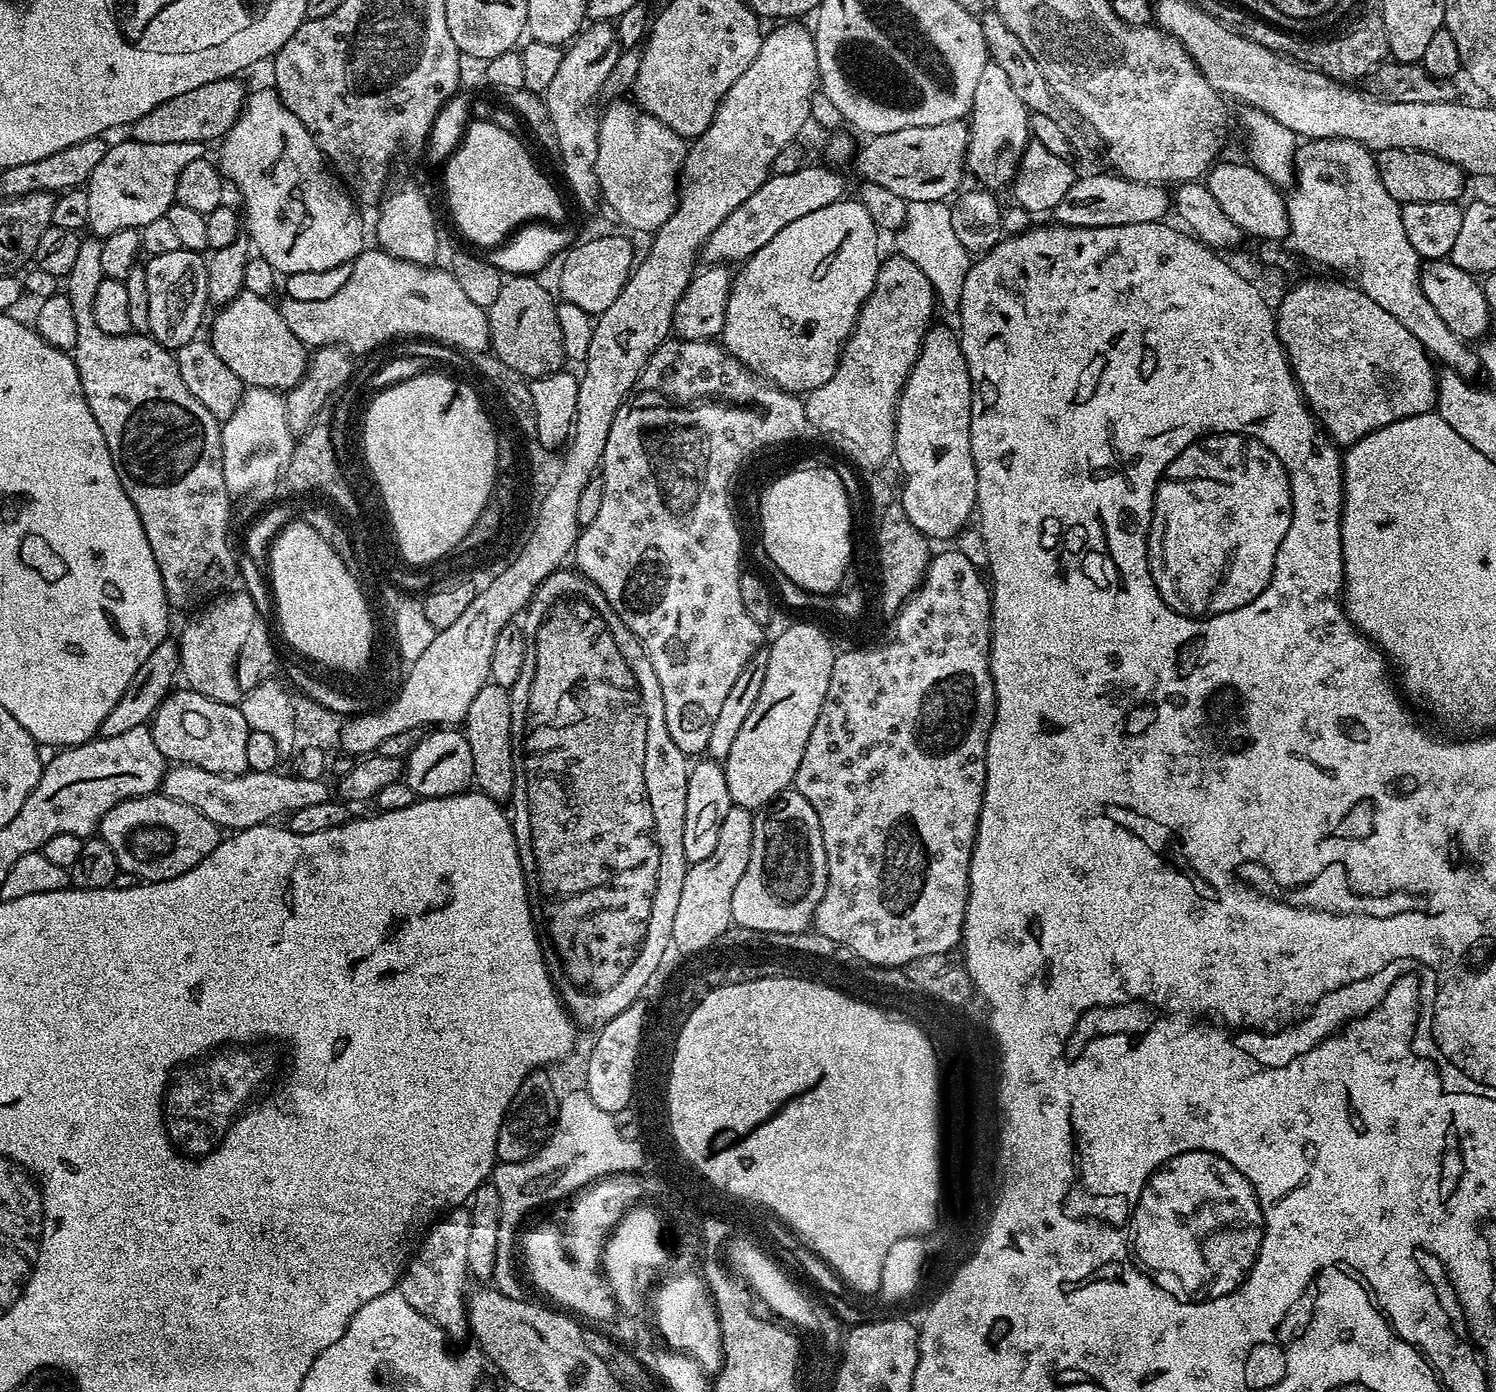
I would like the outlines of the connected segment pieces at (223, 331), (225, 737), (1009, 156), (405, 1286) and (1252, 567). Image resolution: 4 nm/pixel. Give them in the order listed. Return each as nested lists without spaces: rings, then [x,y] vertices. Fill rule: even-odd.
[[[241,290],[230,303],[223,305],[212,320],[210,343],[238,374],[241,382],[249,388],[274,388],[277,392],[287,393],[308,371],[309,349],[298,338],[294,338],[290,326],[282,322],[279,307],[267,296],[259,296]]]
[[[187,686],[181,688],[181,692],[169,692],[150,721],[154,746],[162,750],[165,761],[200,767],[224,776],[242,776],[249,771],[246,738],[250,729],[239,707],[211,700]]]
[[[989,62],[981,71],[974,89],[972,111],[968,115],[967,169],[990,190],[1007,187],[1016,174],[1021,154],[1030,143],[1029,111],[1011,89],[1007,73],[997,63]]]
[[[452,1210],[437,1219],[419,1241],[398,1281],[398,1290],[406,1302],[410,1302],[418,1314],[430,1318],[430,1322],[443,1328],[444,1335],[452,1342],[462,1339],[464,1335],[467,1337],[470,1332],[466,1299],[470,1288],[470,1273],[466,1262],[466,1242],[470,1238],[471,1225],[471,1215],[464,1210]]]
[[[1200,428],[1188,444],[1182,445],[1182,454],[1170,462],[1156,486],[1156,497],[1152,503],[1152,525],[1148,531],[1148,569],[1152,575],[1154,586],[1170,606],[1184,620],[1184,624],[1204,624],[1204,632],[1208,632],[1208,624],[1212,620],[1220,620],[1220,616],[1232,616],[1232,612],[1244,612],[1244,608],[1252,608],[1268,588],[1272,588],[1272,580],[1276,580],[1276,560],[1280,560],[1280,548],[1284,548],[1284,540],[1288,540],[1288,532],[1292,532],[1292,524],[1296,524],[1296,488],[1292,488],[1292,468],[1280,460],[1280,452],[1268,444],[1268,440],[1260,440],[1256,432],[1244,432],[1244,428]]]

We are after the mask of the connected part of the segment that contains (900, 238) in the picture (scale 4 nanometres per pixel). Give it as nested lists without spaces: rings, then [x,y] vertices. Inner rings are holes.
[[[941,200],[907,205],[905,222],[894,236],[897,246],[895,249],[899,255],[914,262],[922,270],[922,274],[930,279],[939,305],[955,311],[960,305],[962,287],[972,265],[972,256],[962,246],[953,229],[950,206]]]

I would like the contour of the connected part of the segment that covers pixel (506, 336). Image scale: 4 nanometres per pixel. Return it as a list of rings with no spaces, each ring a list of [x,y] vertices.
[[[509,275],[505,279],[502,290],[498,294],[498,299],[495,300],[494,306],[487,308],[488,314],[488,325],[490,326],[490,338],[492,339],[490,345],[490,352],[493,357],[497,360],[501,360],[503,364],[510,370],[514,370],[520,376],[527,378],[529,381],[536,380],[540,376],[545,376],[546,374],[554,374],[555,372],[561,371],[565,367],[566,357],[564,354],[563,340],[562,340],[562,329],[558,322],[558,314],[556,313],[557,301],[554,299],[552,301],[552,296],[548,293],[548,288],[544,284],[539,284],[537,277],[535,275]]]

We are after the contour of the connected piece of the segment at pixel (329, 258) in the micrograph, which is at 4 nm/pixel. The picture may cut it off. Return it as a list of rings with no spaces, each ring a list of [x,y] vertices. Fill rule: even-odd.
[[[275,87],[260,88],[247,93],[244,108],[233,120],[227,134],[219,141],[218,167],[227,183],[244,195],[242,216],[246,221],[246,236],[259,256],[270,262],[277,273],[302,270],[330,270],[330,266],[347,264],[365,251],[364,224],[356,213],[353,197],[334,175],[310,130],[285,106]]]

